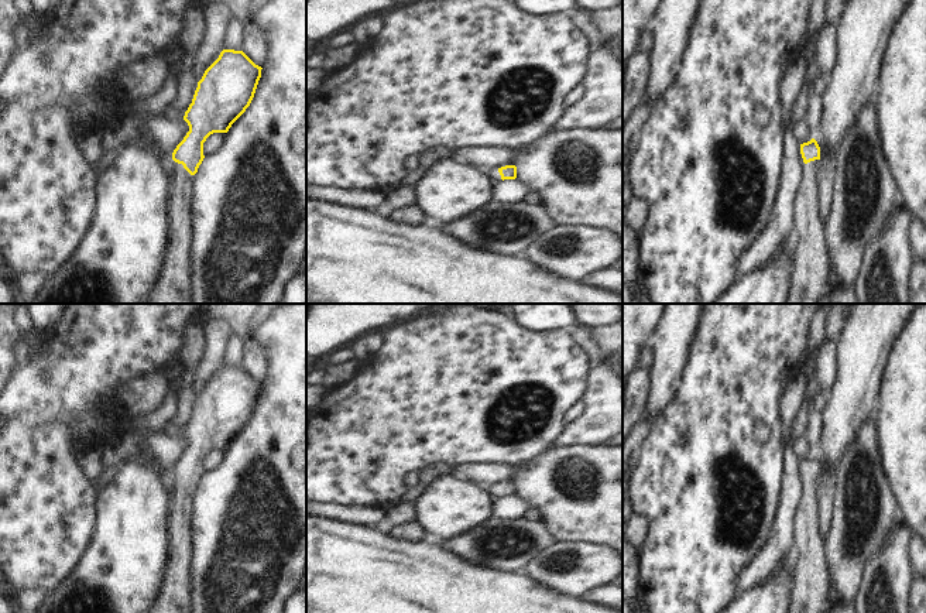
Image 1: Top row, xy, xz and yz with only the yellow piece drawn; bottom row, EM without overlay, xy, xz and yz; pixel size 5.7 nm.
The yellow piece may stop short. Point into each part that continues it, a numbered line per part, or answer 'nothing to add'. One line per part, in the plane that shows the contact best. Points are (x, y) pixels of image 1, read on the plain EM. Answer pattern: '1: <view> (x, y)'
1: xy (178, 598).

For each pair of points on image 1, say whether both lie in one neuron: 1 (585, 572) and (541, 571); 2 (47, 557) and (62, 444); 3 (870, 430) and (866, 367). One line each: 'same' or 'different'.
1: same
2: same
3: different

